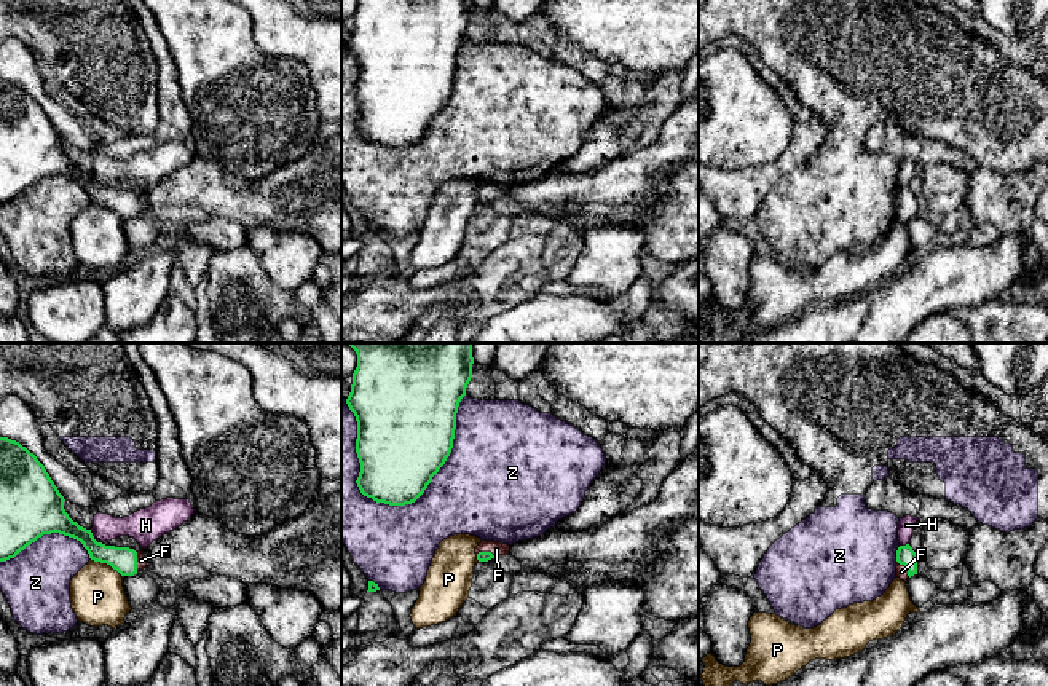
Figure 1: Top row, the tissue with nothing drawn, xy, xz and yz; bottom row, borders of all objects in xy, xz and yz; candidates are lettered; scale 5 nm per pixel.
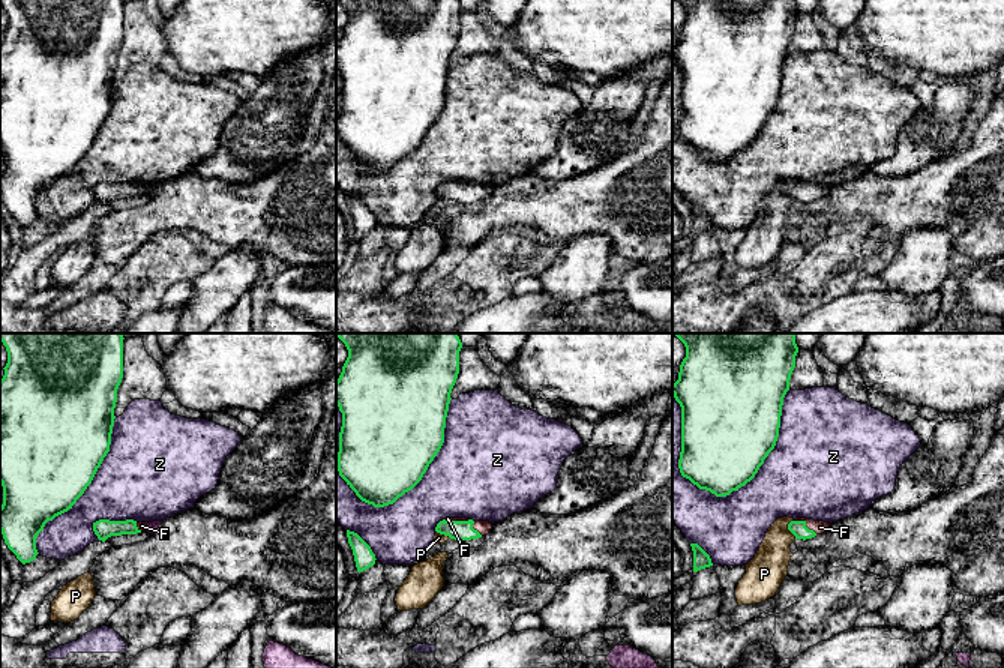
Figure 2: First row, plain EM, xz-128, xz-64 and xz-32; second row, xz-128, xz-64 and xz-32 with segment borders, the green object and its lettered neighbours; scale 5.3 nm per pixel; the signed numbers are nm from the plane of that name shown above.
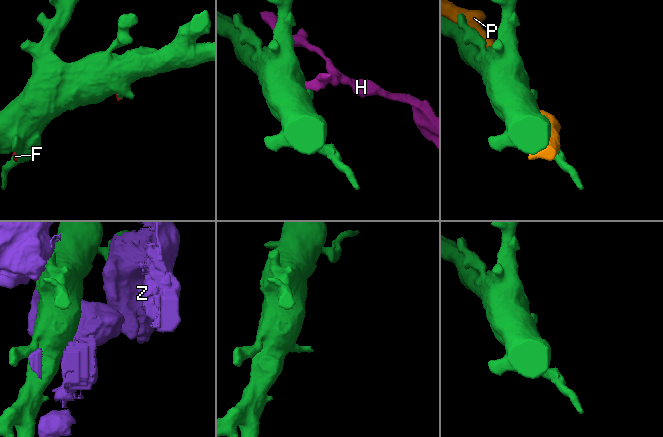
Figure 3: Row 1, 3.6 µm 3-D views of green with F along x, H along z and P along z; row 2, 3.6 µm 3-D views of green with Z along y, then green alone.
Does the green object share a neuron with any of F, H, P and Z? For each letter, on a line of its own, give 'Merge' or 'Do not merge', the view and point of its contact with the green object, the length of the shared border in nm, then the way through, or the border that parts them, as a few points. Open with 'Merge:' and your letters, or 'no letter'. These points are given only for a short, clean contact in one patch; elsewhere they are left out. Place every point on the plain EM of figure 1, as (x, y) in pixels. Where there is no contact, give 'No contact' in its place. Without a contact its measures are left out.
Merge: F
F: Merge. Touches green at xy (136, 206). Shared border 110 nm
H: Do not merge. Touches green at yz (903, 189). Shared border 50 nm. Boundary: yz (908, 185), (900, 189)
P: Do not merge. Touches green at xy (107, 206). Shared border 180 nm
Z: Do not merge. Touches green at xz (434, 117). Shared border 750 nm

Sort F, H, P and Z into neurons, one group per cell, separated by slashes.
F / H / P / Z

